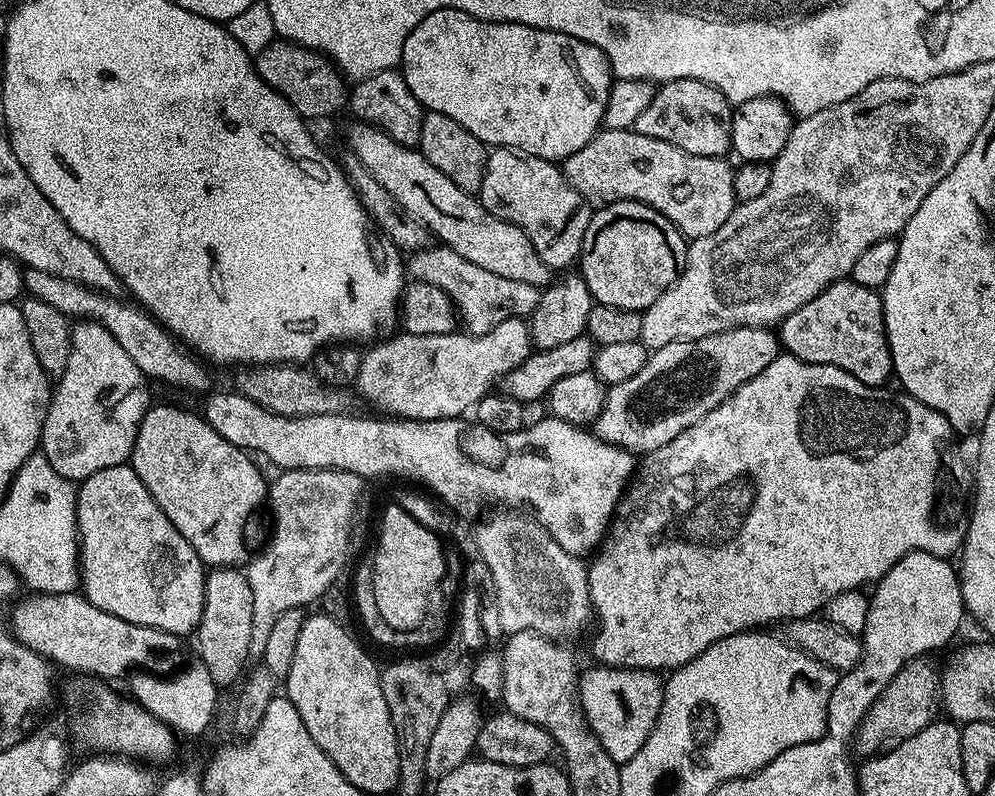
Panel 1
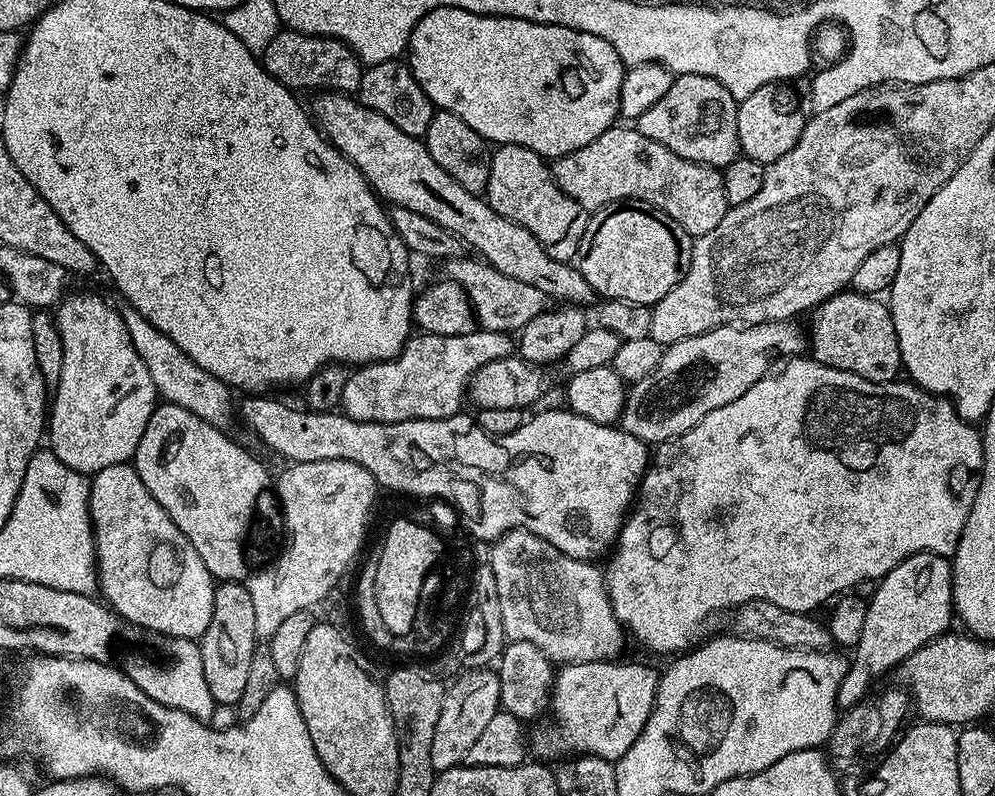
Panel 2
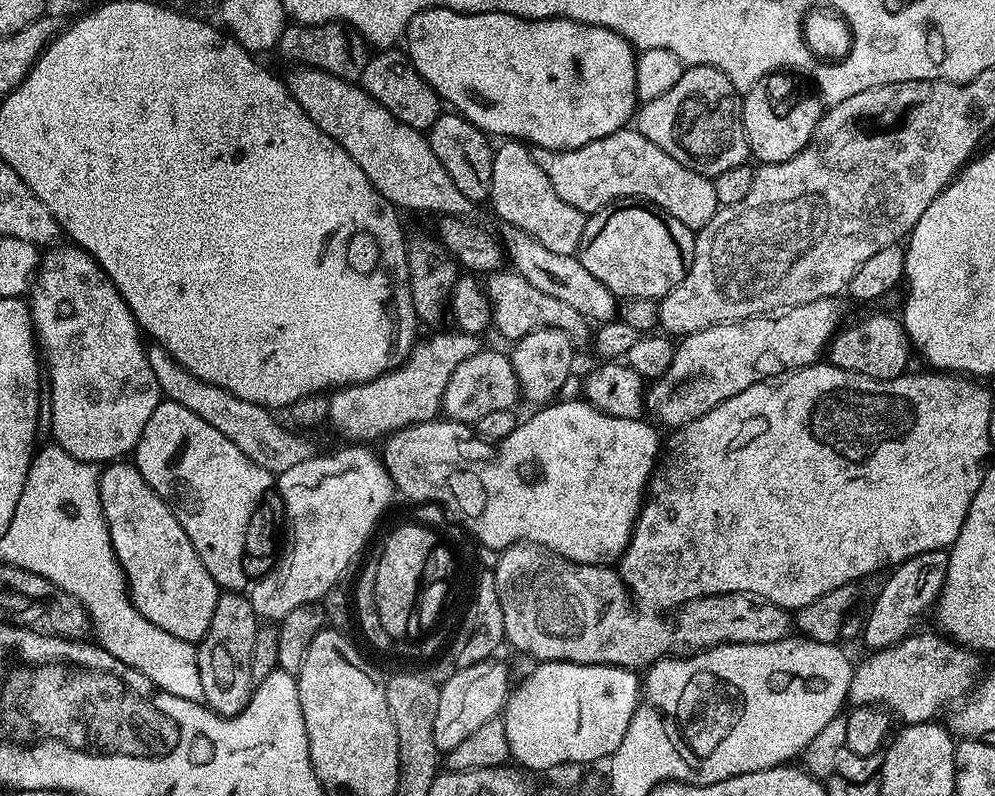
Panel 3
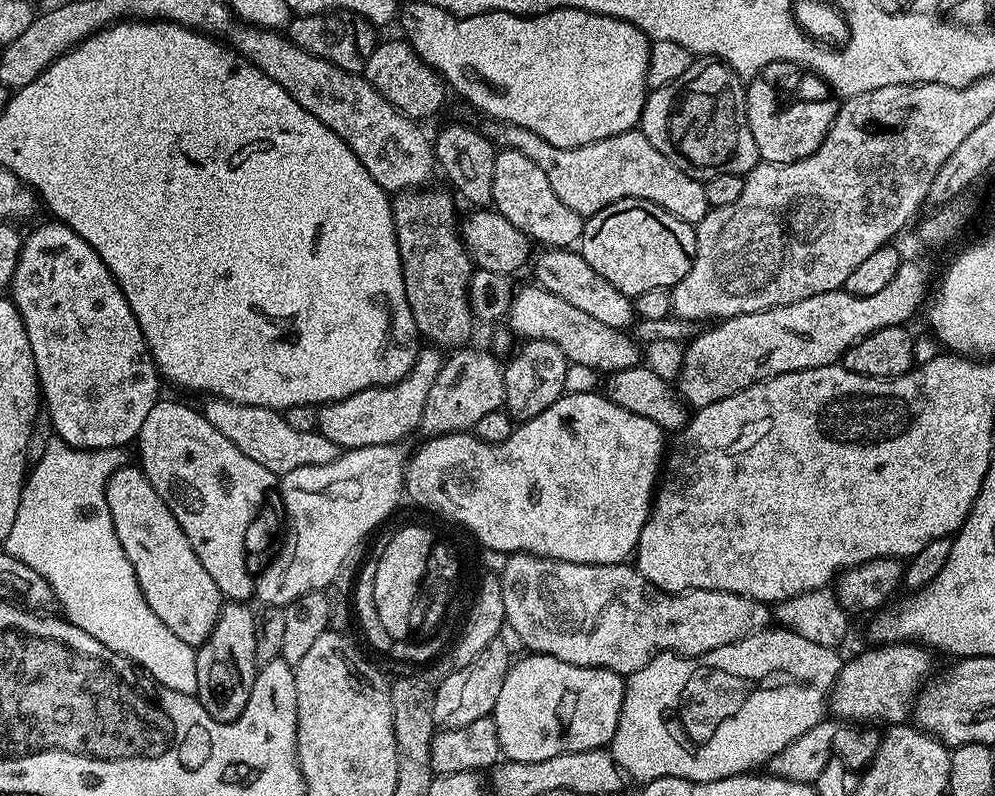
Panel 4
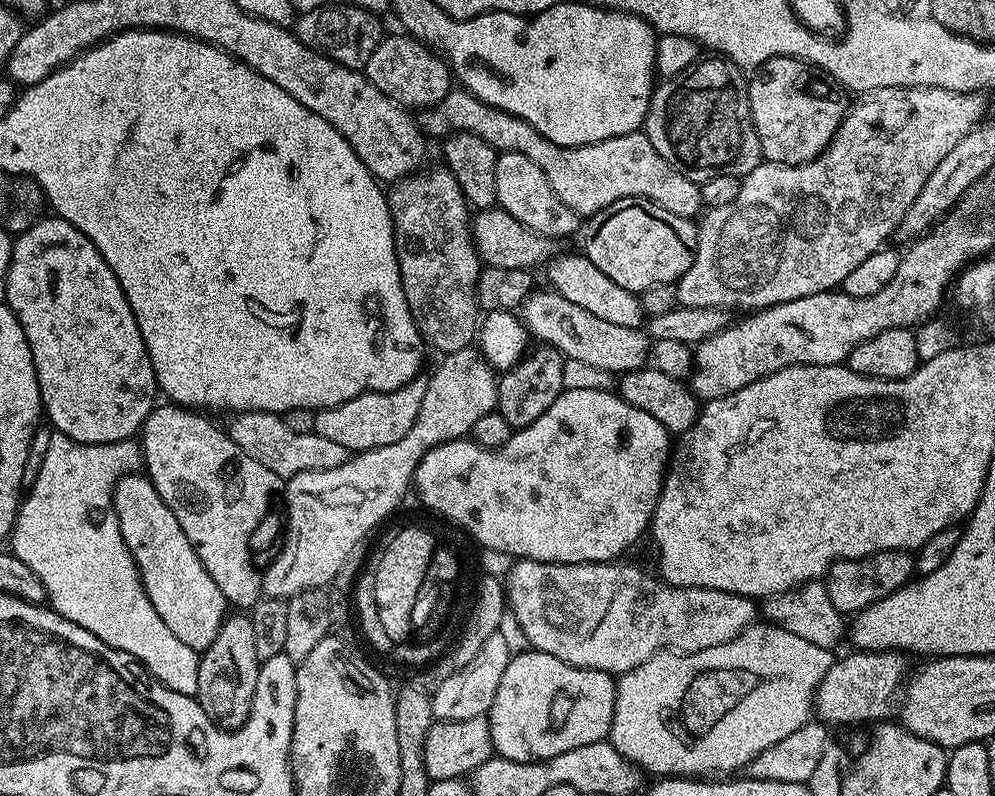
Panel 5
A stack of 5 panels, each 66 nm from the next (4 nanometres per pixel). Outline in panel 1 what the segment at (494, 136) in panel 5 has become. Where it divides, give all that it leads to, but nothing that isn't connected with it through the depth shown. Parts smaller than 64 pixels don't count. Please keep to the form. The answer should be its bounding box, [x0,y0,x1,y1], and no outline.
[562,128,738,241]

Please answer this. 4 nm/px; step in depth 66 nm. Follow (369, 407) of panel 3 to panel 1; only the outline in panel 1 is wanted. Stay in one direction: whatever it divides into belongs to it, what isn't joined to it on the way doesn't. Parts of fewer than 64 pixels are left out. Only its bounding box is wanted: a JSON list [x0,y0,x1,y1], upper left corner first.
[354,316,534,420]

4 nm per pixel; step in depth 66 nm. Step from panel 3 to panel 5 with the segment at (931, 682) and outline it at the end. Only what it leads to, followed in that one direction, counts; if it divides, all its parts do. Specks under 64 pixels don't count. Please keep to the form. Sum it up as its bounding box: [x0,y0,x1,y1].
[814,651,905,725]

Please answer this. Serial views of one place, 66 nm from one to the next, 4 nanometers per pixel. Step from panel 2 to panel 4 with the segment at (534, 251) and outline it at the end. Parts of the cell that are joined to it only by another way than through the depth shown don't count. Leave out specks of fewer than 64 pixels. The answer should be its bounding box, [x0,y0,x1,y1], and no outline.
[226,22,634,330]

